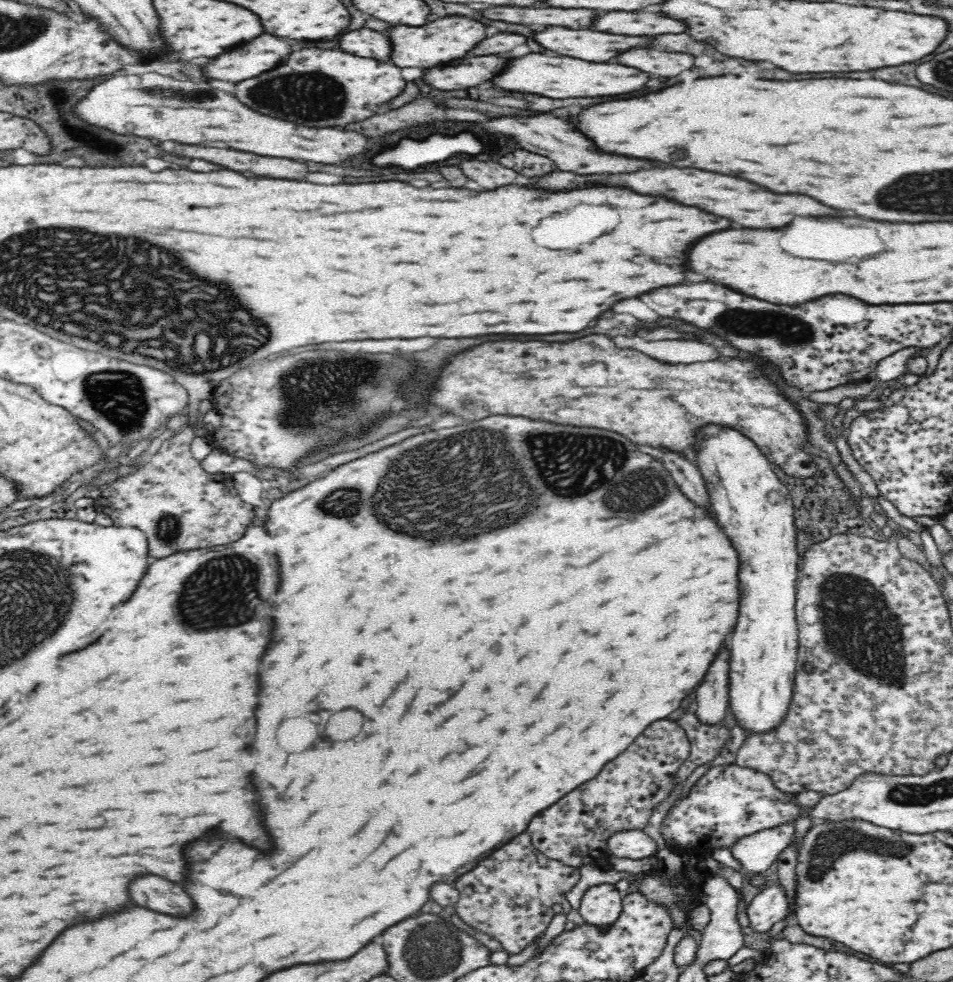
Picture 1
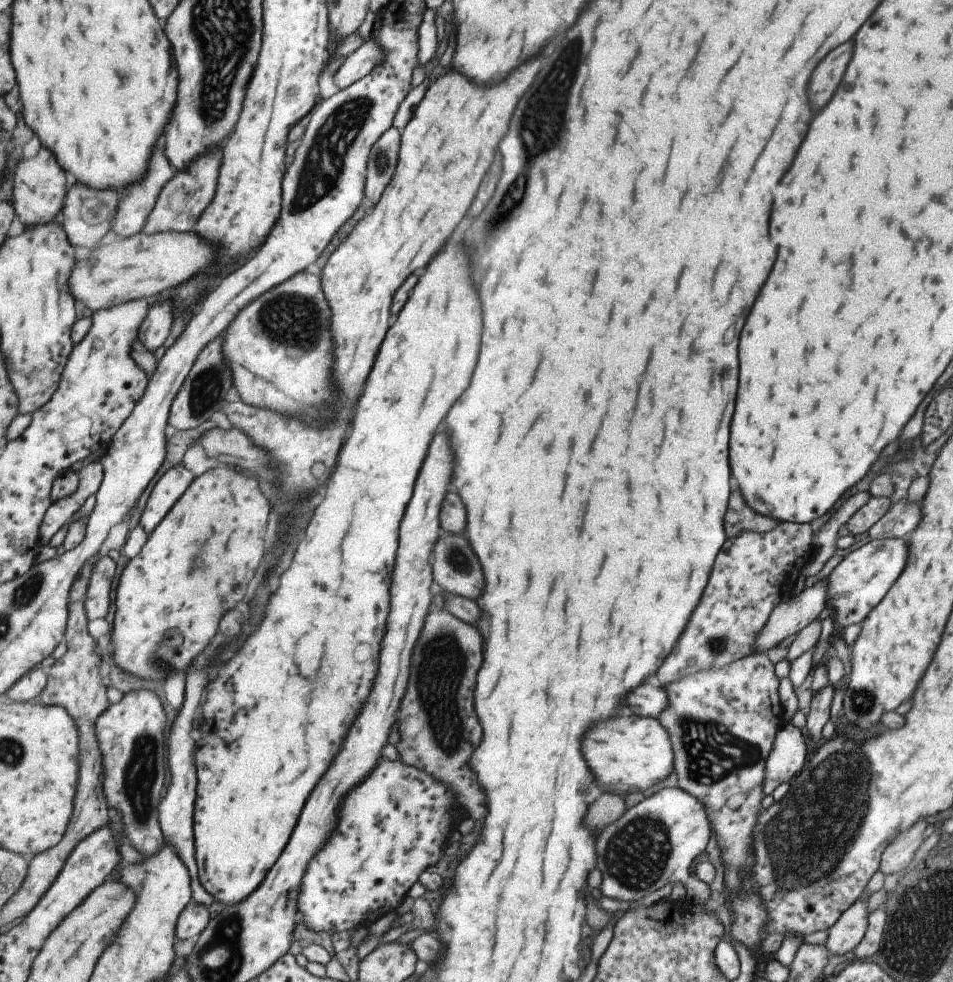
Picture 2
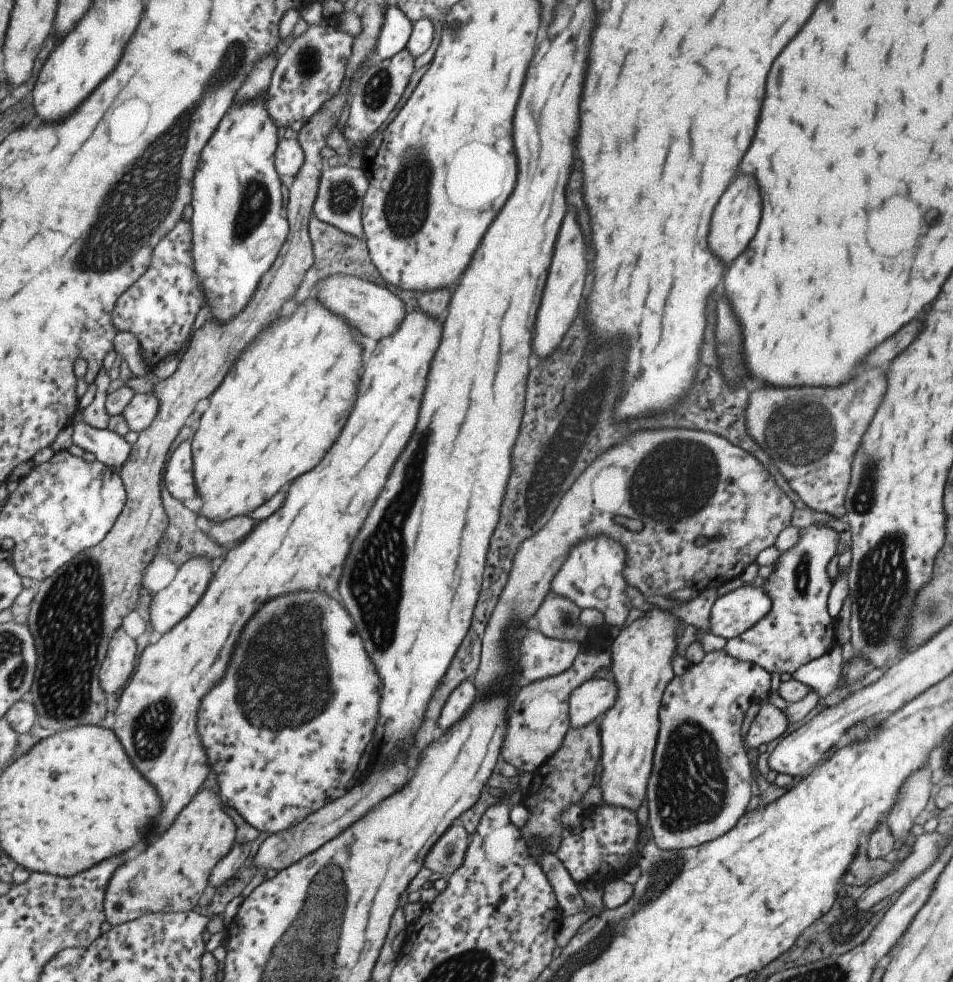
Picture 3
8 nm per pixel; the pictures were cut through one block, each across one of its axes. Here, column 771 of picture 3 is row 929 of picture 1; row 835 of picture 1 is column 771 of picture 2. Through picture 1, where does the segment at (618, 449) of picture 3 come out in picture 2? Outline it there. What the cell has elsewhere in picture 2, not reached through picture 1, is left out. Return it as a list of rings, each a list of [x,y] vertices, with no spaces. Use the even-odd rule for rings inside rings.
[[[733,490],[729,494],[729,506],[727,506],[727,514],[723,518],[723,526],[725,526],[725,534],[727,538],[733,538],[741,532],[757,532],[757,534],[765,534],[769,530],[773,530],[779,522],[773,518],[765,518],[759,516],[757,512],[751,512],[743,500],[741,494],[737,490]]]

